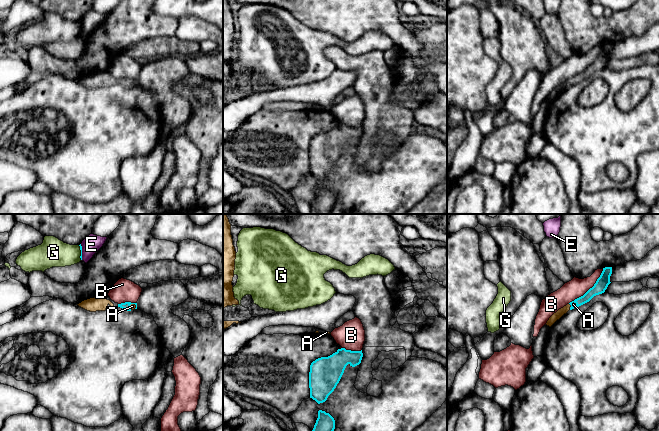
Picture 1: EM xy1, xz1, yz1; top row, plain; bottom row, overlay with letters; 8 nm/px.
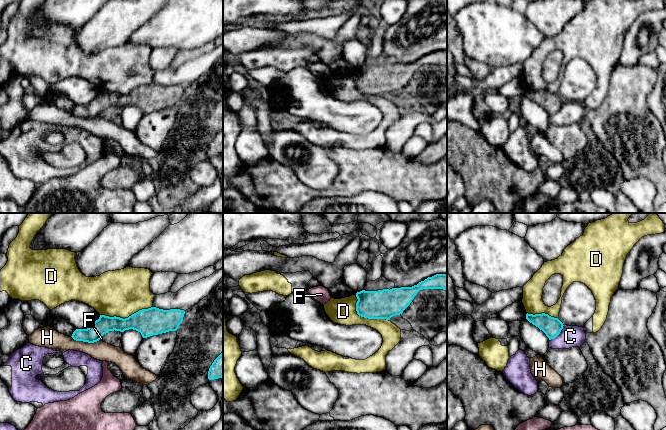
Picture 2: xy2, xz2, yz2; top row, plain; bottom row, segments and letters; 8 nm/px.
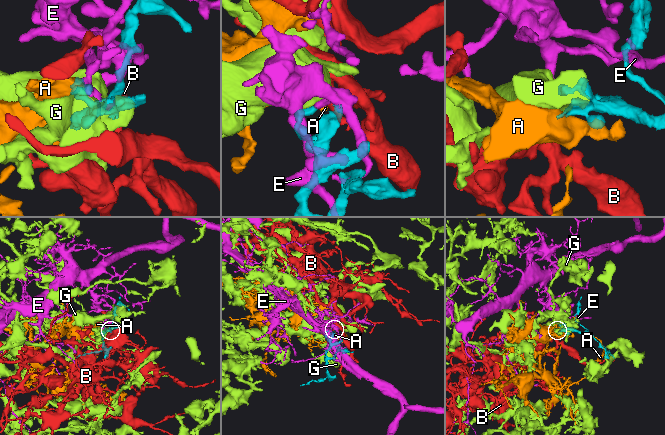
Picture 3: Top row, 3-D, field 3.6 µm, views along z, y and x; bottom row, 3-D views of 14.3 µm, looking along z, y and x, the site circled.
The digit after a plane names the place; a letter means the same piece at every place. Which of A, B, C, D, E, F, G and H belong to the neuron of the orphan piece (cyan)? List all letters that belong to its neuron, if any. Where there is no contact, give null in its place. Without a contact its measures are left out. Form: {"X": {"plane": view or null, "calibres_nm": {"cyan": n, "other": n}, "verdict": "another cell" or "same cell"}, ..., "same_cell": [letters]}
{"A": {"plane": "yz1", "calibres_nm": {"cyan": 90, "other": 30}, "verdict": "same cell"}, "B": {"plane": "yz1", "calibres_nm": {"cyan": 100, "other": 150}, "verdict": "another cell"}, "C": {"plane": "yz2", "calibres_nm": {"cyan": 150, "other": 180}, "verdict": "another cell"}, "D": {"plane": "xy2", "calibres_nm": {"cyan": 220, "other": 380}, "verdict": "another cell"}, "E": {"plane": "xy1", "calibres_nm": {"cyan": 20, "other": 150}, "verdict": "another cell"}, "F": {"plane": "xy2", "calibres_nm": {"cyan": 140, "other": 20}, "verdict": "another cell"}, "G": {"plane": "xy1", "calibres_nm": {"cyan": 20, "other": 220}, "verdict": "another cell"}, "H": {"plane": "xy2", "calibres_nm": {"cyan": 140, "other": 150}, "verdict": "another cell"}, "same_cell": ["A"]}

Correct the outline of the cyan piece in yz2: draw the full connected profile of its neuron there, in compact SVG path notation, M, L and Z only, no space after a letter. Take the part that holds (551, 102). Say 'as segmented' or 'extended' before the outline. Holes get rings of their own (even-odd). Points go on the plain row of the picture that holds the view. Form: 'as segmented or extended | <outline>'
as segmented | M526 90L526 95L542 106L549 116L556 114L563 105L563 99L558 95L549 92L548 90Z

